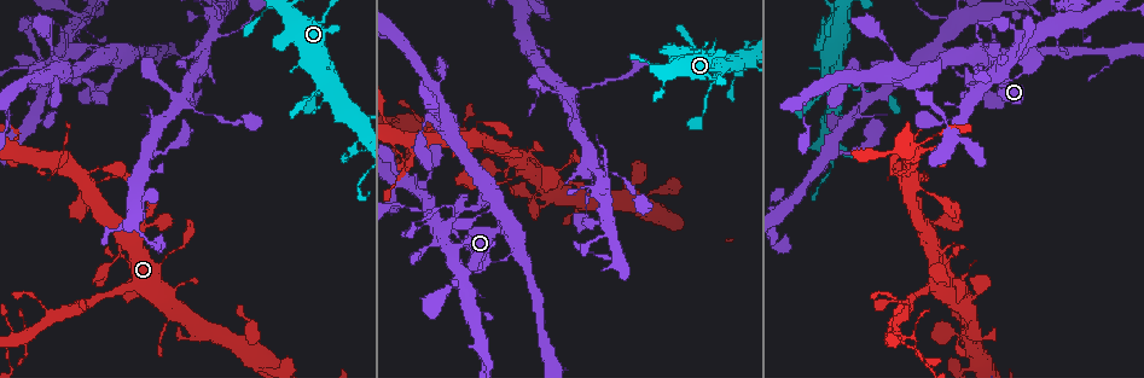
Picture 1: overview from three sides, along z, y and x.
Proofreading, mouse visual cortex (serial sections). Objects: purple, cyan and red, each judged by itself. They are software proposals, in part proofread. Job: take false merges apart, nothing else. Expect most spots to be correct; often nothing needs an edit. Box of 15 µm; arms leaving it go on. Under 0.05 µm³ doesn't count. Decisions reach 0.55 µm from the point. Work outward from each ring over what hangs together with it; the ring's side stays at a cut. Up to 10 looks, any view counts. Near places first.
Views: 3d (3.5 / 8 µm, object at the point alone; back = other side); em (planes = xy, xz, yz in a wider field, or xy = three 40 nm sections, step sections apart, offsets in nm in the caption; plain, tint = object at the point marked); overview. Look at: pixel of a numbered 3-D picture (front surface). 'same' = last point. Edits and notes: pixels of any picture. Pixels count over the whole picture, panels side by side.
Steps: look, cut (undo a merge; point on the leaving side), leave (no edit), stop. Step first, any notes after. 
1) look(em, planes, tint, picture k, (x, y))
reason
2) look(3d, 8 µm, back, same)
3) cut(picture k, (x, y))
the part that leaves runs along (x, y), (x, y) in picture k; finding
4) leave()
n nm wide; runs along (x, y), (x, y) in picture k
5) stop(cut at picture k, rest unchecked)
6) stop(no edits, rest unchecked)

look(3d, 3.5 µm, picture 1, (332, 85))
abrupt turn

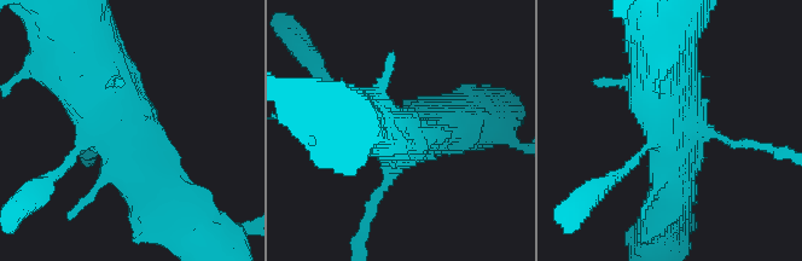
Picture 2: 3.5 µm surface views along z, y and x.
look(em, xy, step 2, tint, picture 2, (686, 131))
shape alone is not enough

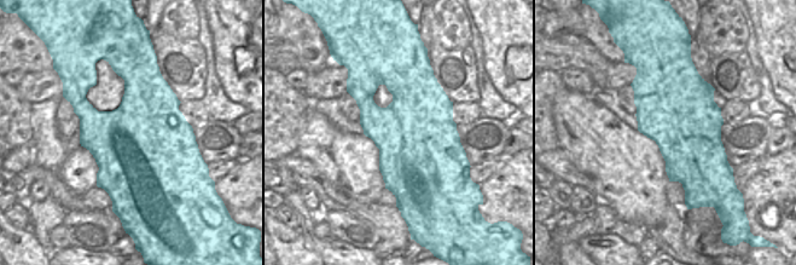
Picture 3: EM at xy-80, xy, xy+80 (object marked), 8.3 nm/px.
leave()
runs along (85, 74), (88, 106), (162, 207) in picture 2; all the same cell

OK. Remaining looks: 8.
look(3d, 8 µm, picture 1, (356, 130))
small branch off a trunk

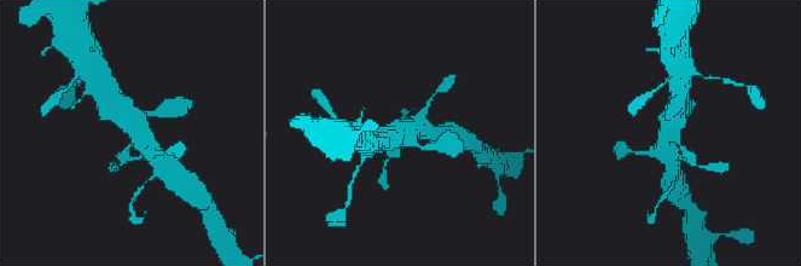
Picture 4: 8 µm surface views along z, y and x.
look(em, xy, step 2, tint, picture 4, (403, 126))

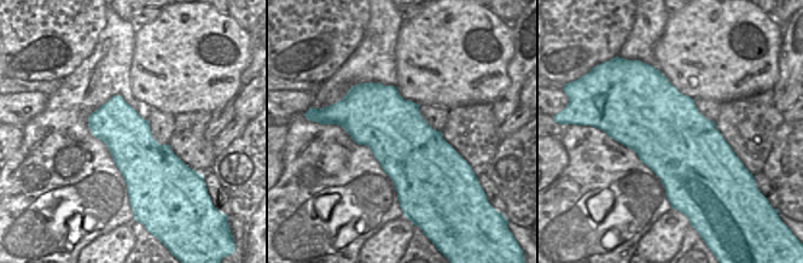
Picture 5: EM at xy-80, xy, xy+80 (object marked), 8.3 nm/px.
leave()
550 nm wide; runs along (111, 100), (122, 121), (154, 154) in picture 4; continuous, no second cell

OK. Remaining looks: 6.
look(3d, 3.5 µm, picture 1, (6, 147))
sharp bend

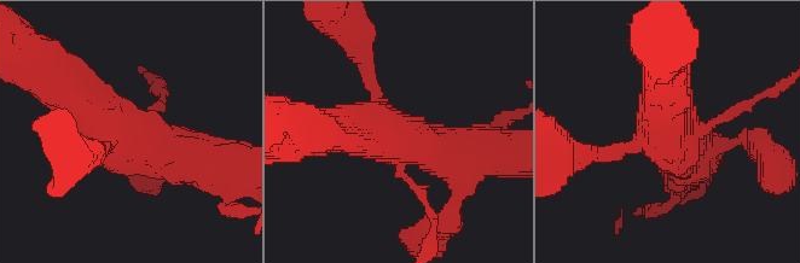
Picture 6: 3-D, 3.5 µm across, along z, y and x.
look(em, xy, step 3, tint, picture 6, (126, 127))

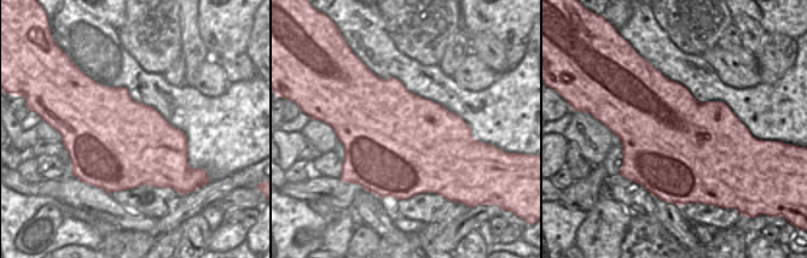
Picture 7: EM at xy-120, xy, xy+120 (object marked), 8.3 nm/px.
leave()
900 nm wide; runs along (683, 161), (680, 130), (752, 105) in picture 6; all the same cell

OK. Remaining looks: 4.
look(3d, 3.5 µm, picture 1, (976, 49))
thin arm on a thick one

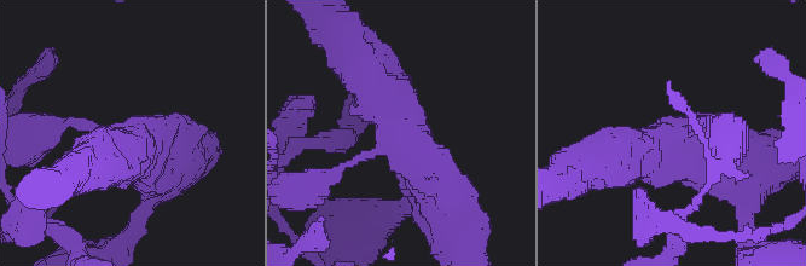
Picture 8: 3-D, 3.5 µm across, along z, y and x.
look(em, xy, step 5, tint, picture 8, (679, 135))

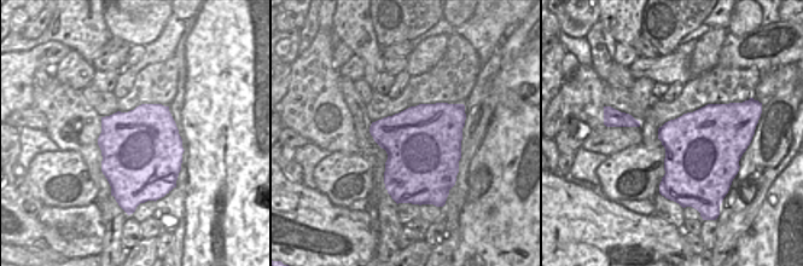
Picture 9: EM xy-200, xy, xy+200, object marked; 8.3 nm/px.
leave()
runs along (161, 183), (127, 134), (75, 123) in picture 8; continuous, no second cell

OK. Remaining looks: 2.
stop(no edits, rest unchecked)

